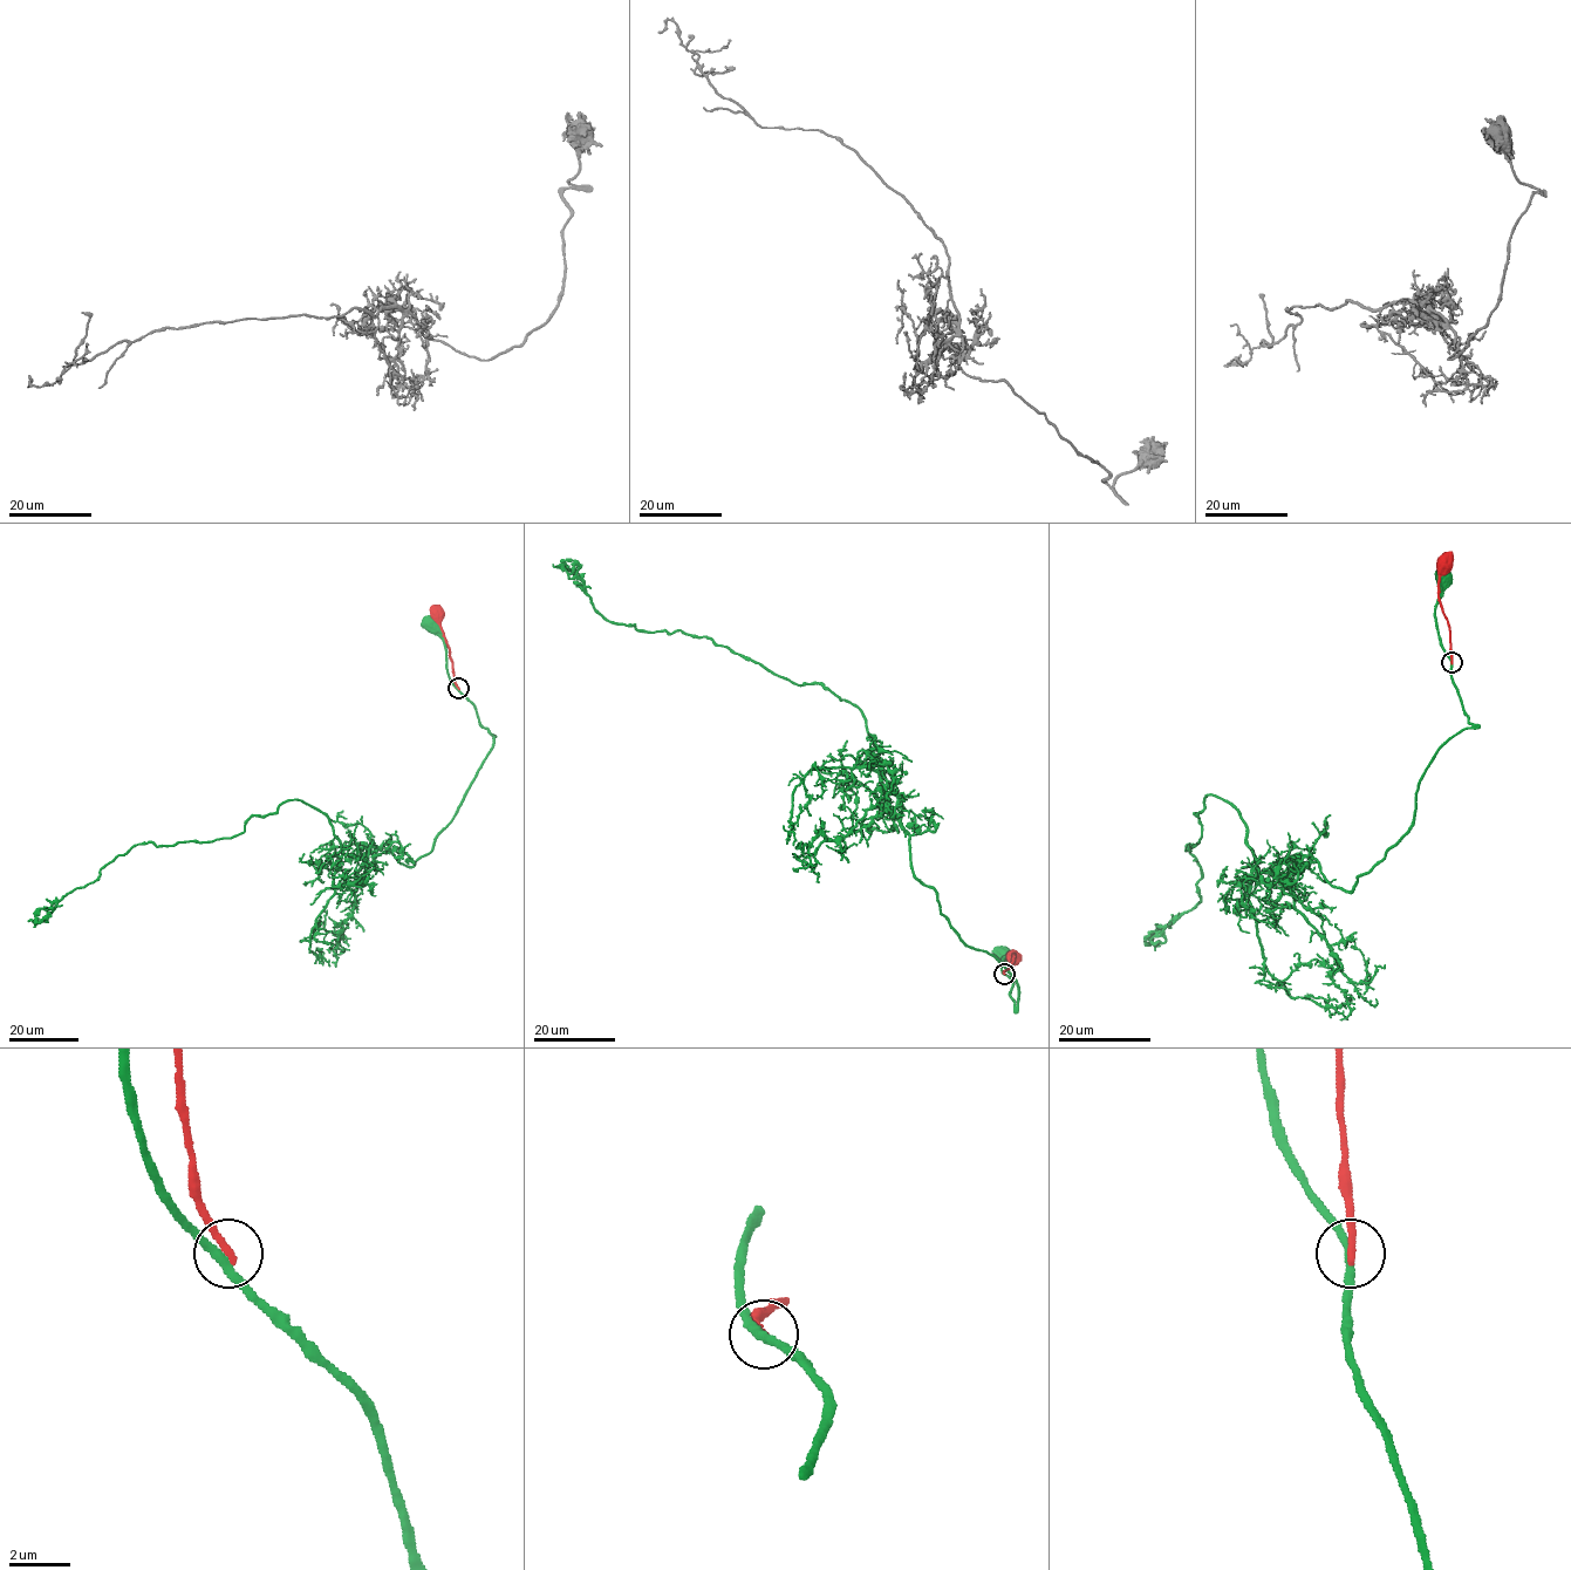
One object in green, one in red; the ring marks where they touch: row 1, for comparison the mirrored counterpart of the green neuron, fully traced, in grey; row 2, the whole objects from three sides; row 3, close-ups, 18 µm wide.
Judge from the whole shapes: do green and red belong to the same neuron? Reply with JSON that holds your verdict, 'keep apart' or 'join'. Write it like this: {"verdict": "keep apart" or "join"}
{"verdict": "keep apart"}

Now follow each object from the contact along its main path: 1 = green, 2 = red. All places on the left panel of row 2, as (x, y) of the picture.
1: (458, 688), (448, 674), (444, 640), (427, 623), (430, 623)
2: (458, 688), (437, 615)

